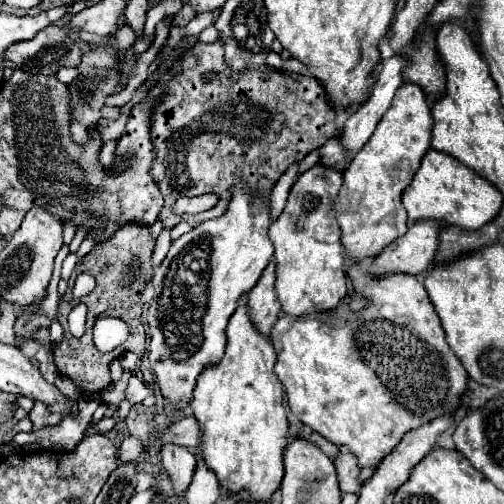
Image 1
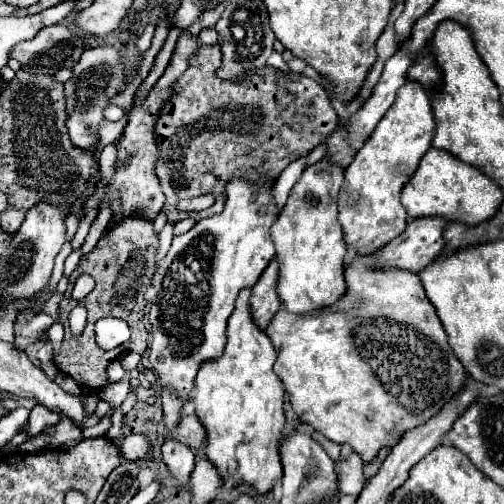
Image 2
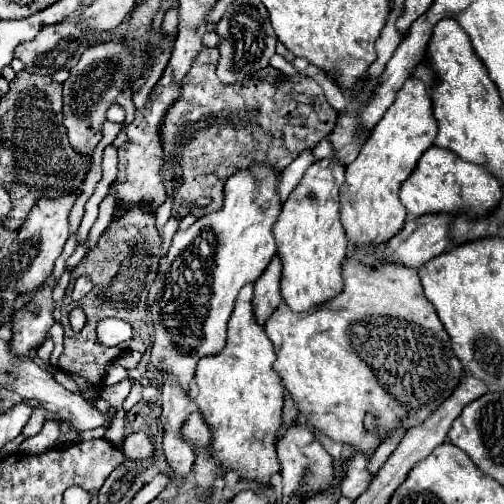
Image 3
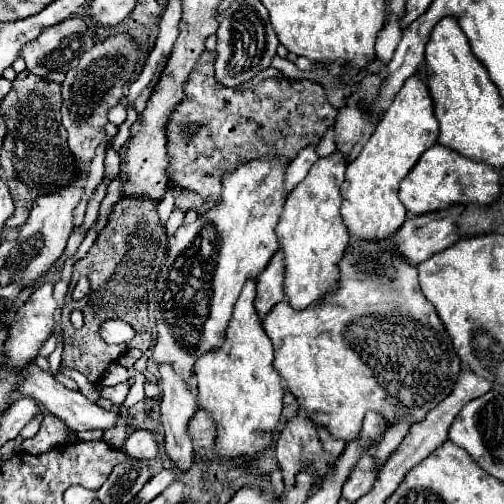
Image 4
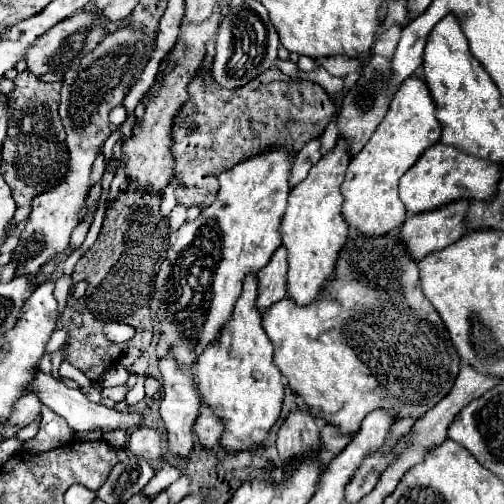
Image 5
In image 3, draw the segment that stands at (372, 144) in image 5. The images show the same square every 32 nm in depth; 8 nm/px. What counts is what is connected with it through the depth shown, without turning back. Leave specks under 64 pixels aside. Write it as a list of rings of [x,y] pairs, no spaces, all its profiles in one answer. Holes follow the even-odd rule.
[[[410,76],[398,90],[394,104],[374,126],[358,158],[346,166],[346,182],[340,190],[340,222],[354,244],[380,244],[396,236],[406,220],[406,208],[398,200],[402,180],[416,168],[420,156],[434,144],[438,122],[432,112],[428,88]]]

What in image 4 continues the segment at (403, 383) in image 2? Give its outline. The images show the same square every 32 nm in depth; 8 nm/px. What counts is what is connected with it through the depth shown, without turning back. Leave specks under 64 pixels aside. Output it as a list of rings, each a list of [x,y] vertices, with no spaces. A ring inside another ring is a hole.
[[[390,238],[374,242],[350,242],[338,268],[340,280],[336,290],[304,310],[292,308],[286,300],[278,302],[262,322],[268,338],[274,344],[274,368],[282,378],[286,378],[286,386],[306,412],[306,416],[292,416],[276,442],[276,458],[284,474],[286,488],[294,484],[298,468],[314,468],[318,478],[328,472],[328,456],[324,454],[324,448],[318,440],[318,428],[314,422],[326,426],[334,438],[348,442],[360,436],[360,424],[368,410],[384,412],[392,424],[402,420],[420,422],[432,406],[452,392],[460,372],[460,358],[450,344],[448,332],[434,306],[422,296],[418,268],[406,262],[396,248],[390,246]]]

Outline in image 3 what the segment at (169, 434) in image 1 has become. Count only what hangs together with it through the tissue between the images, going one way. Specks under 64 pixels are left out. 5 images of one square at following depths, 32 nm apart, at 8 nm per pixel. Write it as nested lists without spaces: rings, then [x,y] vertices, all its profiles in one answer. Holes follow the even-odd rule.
[[[198,410],[192,412],[192,416],[188,418],[188,424],[184,426],[184,436],[188,436],[188,440],[192,440],[192,444],[198,448],[210,448],[212,428]]]

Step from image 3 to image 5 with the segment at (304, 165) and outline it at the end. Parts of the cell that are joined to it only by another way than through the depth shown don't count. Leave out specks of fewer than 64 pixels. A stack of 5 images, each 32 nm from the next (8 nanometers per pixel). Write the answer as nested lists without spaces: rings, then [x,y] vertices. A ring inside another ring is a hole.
[[[312,138],[296,156],[292,176],[290,176],[290,186],[296,186],[310,170],[310,166],[320,158],[320,138]]]

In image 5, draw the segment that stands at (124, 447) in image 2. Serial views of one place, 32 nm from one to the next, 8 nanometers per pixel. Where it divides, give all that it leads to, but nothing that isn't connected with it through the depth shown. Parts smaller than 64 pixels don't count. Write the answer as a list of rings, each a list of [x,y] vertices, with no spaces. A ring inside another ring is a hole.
[[[138,428],[130,434],[128,450],[146,460],[160,460],[164,452],[164,440],[156,428]]]

